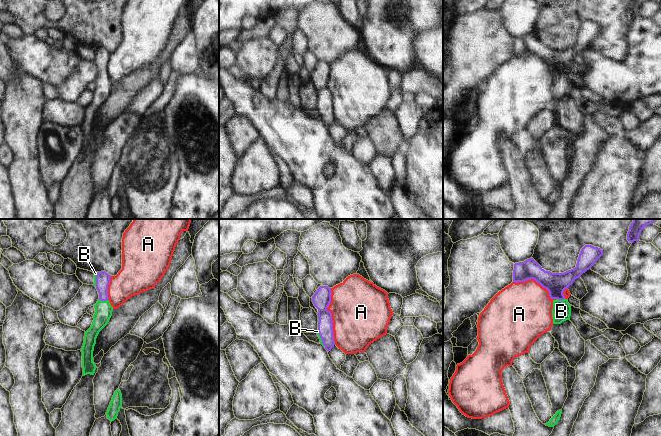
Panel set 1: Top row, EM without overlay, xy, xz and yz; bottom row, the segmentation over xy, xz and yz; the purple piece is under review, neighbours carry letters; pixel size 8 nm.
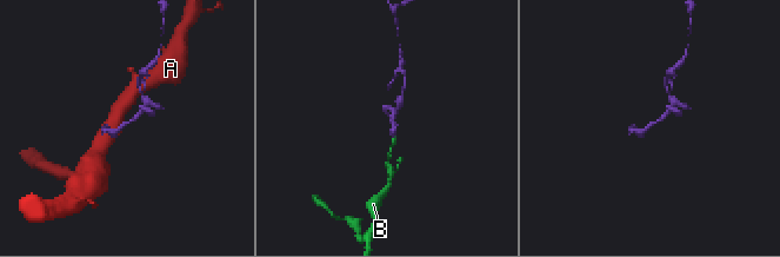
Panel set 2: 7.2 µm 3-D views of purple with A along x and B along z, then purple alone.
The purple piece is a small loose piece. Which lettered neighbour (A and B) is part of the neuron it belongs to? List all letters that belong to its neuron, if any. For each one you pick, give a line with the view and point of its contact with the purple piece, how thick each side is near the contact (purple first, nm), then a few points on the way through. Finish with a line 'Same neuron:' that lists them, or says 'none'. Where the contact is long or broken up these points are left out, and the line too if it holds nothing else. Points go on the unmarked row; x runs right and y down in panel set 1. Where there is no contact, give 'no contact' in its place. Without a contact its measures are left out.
B: xy (103, 76) | 110/140 nm | across xy (102, 54), (103, 76), (103, 86)
Same neuron: B

